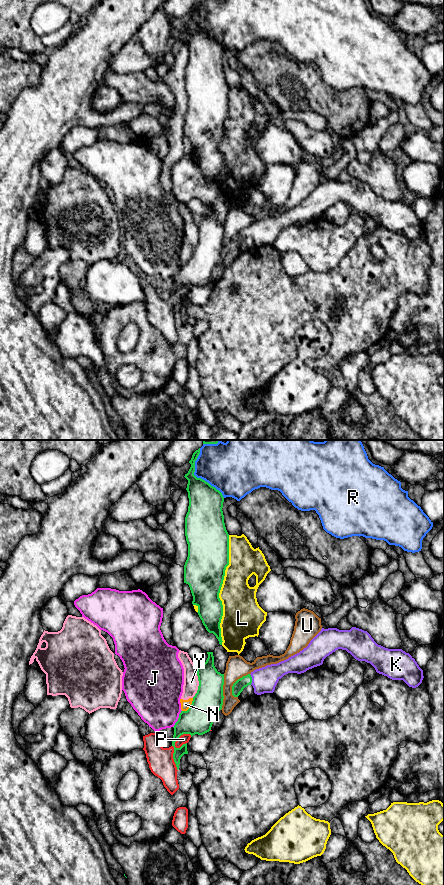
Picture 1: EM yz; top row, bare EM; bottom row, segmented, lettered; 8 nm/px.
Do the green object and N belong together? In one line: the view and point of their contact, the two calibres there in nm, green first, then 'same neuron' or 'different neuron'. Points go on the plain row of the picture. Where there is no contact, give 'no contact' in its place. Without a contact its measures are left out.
yz (190, 258) | 240/80 nm | different neuron

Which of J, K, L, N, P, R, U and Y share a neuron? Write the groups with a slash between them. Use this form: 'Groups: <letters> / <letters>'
Groups: J / K / L / N Y / P / R / U

